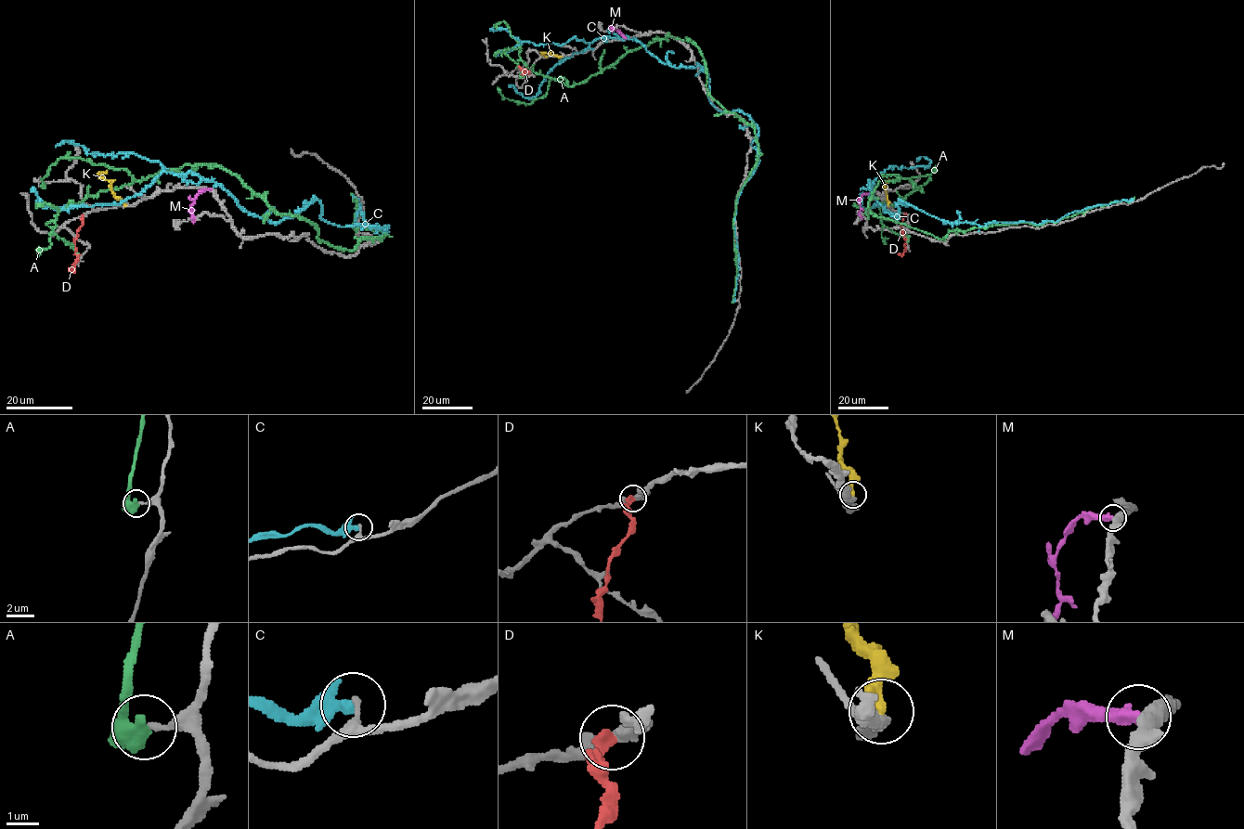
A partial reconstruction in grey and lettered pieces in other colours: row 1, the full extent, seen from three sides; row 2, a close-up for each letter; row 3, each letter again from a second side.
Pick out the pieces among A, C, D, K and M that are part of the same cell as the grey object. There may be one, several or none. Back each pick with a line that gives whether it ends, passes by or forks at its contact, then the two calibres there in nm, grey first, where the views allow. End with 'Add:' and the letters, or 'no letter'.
Add: no letter

